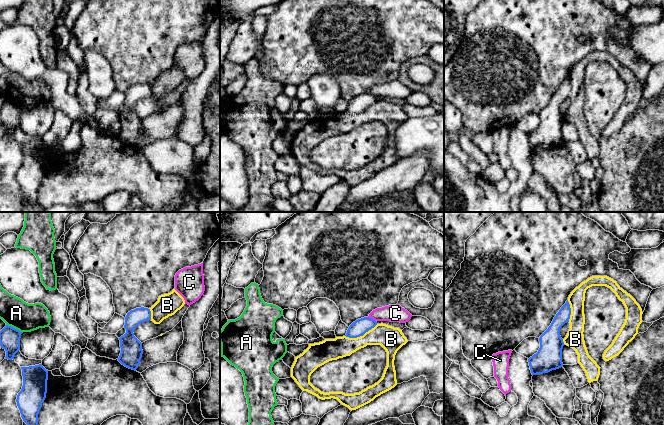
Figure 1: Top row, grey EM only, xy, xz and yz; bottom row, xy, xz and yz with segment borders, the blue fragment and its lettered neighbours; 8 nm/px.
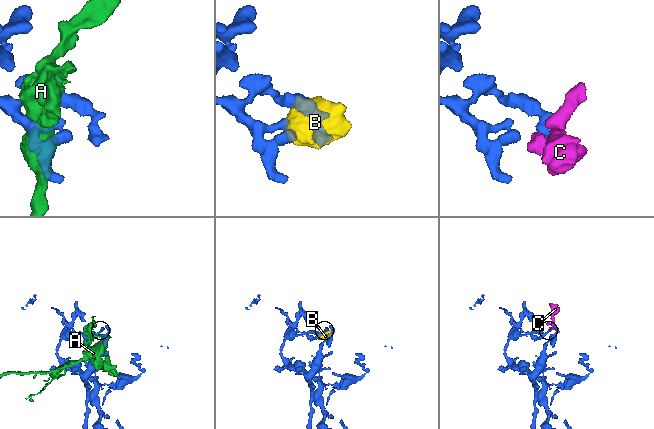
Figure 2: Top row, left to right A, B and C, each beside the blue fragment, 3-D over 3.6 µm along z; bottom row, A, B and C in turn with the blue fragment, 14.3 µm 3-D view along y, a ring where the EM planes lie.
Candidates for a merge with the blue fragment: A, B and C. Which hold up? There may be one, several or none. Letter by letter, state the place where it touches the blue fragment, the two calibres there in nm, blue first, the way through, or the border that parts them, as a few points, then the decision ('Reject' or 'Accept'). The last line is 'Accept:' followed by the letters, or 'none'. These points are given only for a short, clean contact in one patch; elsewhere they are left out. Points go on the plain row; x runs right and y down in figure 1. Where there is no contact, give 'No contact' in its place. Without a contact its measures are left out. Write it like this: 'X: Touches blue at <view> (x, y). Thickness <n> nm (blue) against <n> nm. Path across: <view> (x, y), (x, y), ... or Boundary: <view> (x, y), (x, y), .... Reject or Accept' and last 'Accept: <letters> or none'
A: Touches blue at xy (14, 104). Thickness 160 nm (blue) against 220 nm. Reject
B: Touches blue at xz (361, 111). Thickness 130 nm (blue) against 190 nm. Reject
C: Touches blue at xz (371, 94). Thickness 130 nm (blue) against 140 nm. Boundary: xz (368, 92), (375, 97). Reject
Accept: none

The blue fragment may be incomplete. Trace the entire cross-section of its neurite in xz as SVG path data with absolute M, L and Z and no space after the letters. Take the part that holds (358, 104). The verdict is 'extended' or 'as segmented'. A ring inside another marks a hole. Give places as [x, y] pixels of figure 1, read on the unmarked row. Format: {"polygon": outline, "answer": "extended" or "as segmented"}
{"polygon": "M364 93L353 98L346 109L346 113L357 114L363 112L366 108L377 101L377 98L369 93Z", "answer": "as segmented"}

